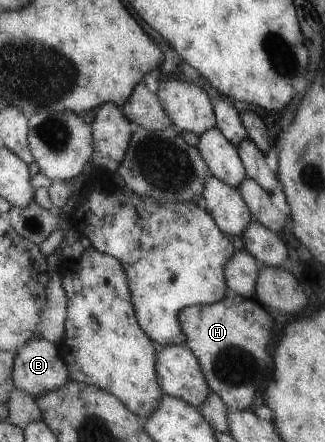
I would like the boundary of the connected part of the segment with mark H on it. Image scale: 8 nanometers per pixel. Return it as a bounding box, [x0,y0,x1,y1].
[179,294,273,411]

